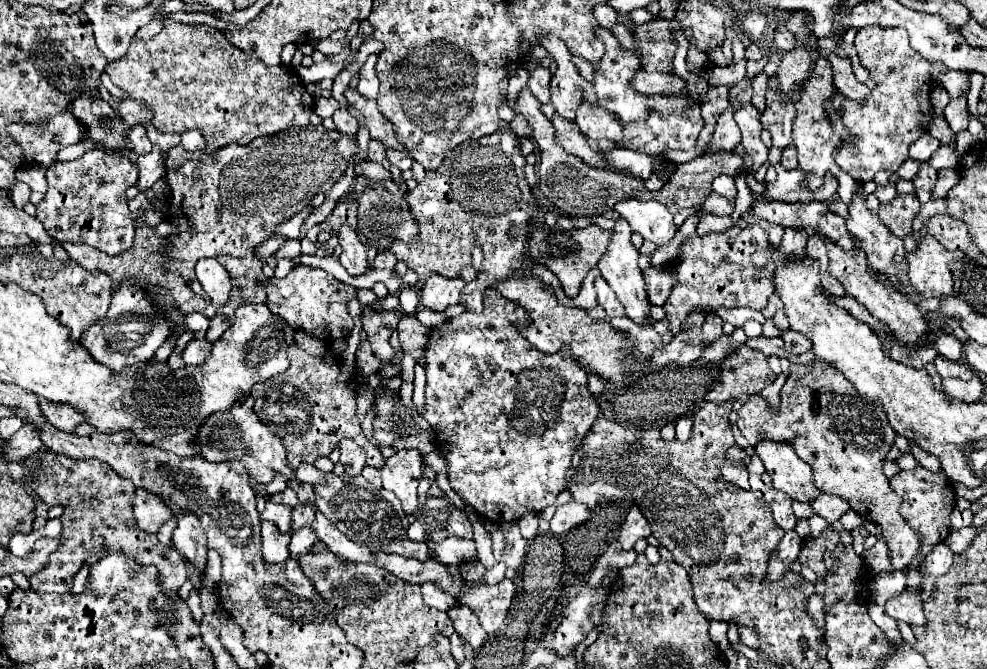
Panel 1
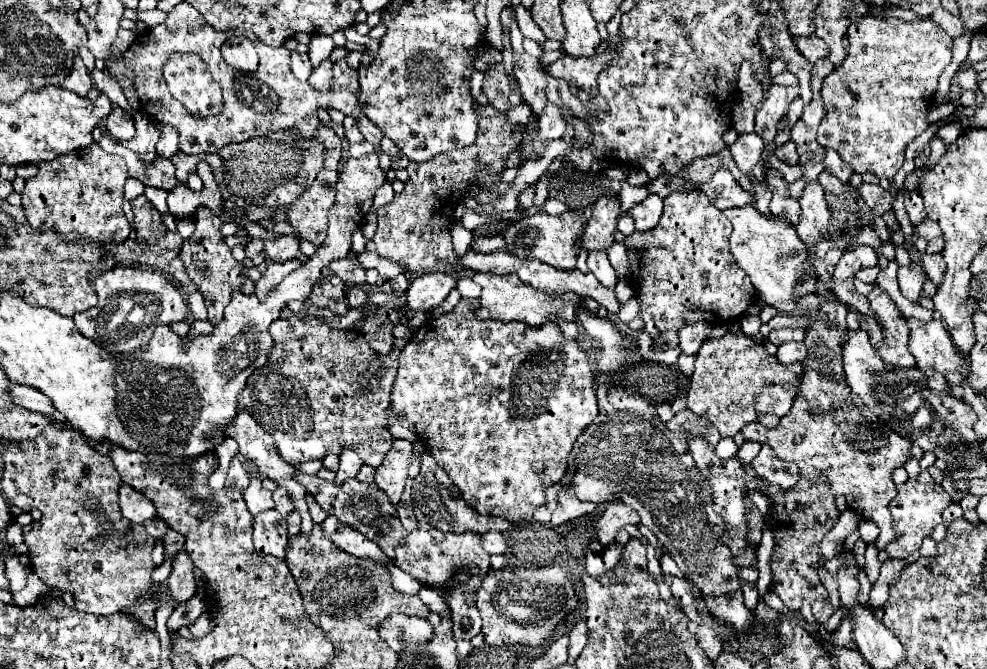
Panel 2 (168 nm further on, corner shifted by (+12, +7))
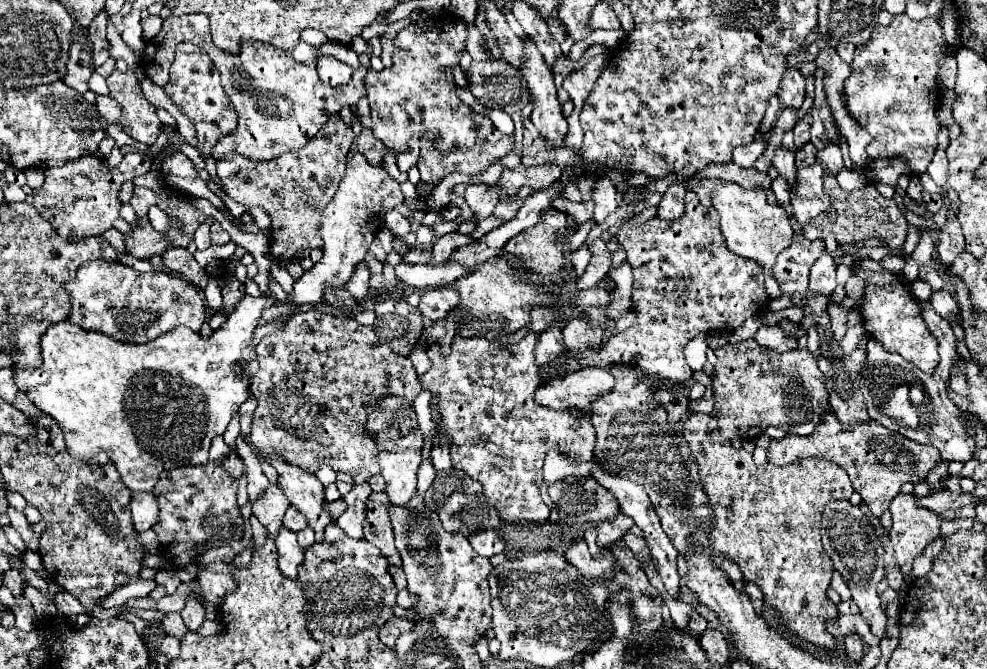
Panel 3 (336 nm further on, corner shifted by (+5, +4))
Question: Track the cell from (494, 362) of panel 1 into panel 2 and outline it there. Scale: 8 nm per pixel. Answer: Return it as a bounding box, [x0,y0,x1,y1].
[390,298,598,521]

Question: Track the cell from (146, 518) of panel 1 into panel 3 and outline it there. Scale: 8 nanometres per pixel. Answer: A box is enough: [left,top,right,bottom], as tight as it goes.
[131,492,159,532]

